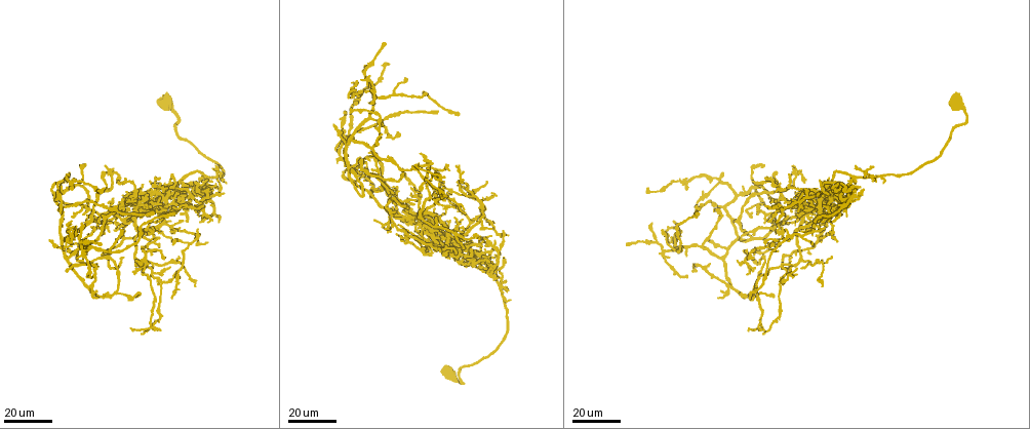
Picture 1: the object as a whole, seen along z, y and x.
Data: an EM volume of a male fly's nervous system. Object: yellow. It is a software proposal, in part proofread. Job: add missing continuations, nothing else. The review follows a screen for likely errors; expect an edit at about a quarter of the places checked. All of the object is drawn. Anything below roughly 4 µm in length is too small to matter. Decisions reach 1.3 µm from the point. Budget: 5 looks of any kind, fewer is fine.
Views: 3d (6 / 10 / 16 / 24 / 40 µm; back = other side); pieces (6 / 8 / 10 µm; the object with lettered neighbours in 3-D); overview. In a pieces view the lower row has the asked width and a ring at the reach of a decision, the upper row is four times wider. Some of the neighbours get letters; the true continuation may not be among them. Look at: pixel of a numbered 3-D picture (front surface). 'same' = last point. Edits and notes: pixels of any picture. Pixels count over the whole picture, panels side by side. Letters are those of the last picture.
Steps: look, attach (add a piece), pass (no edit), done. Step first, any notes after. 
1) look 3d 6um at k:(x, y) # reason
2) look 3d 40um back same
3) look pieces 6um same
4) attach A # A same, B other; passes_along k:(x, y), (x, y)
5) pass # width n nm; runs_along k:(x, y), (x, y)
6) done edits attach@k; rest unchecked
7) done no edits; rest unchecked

look 3d 16um at 1:(830, 191) # tapers out

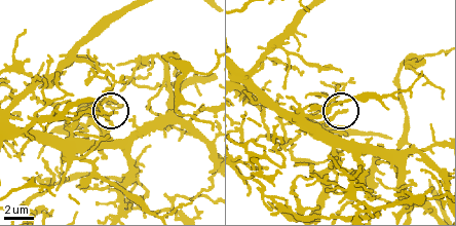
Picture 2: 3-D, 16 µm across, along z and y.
look pieces 6um at 2:(116, 114) # what lies round it

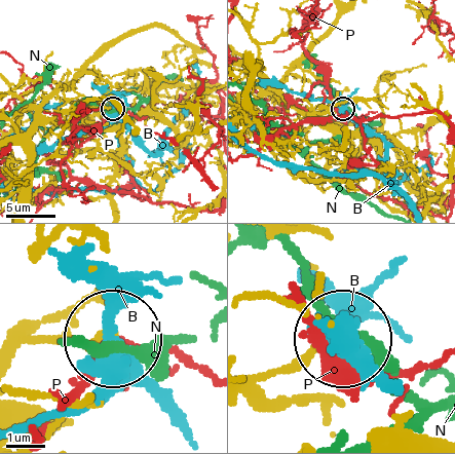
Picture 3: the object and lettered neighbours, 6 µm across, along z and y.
pass # B other, N other, P other; runs_along 3:(22, 347), (107, 337); none of them fits

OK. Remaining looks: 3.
look 3d 24um at 1:(210, 180)

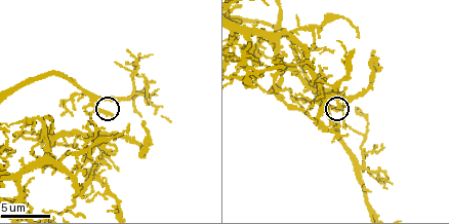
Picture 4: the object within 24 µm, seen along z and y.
look pieces 8um at 4:(112, 113) # what lies round it

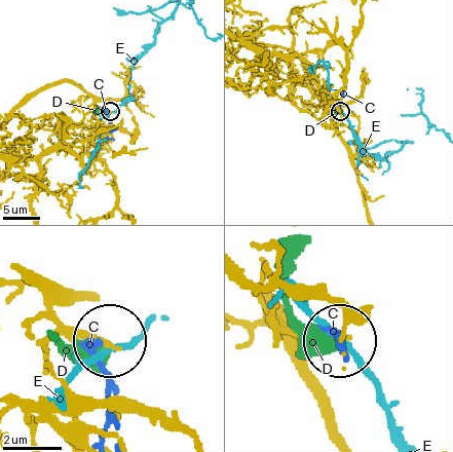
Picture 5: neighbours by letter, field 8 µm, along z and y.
pass # C other, D other, E other; no lettered piece goes on from it

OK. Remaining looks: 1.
done no edits; rest unchecked

